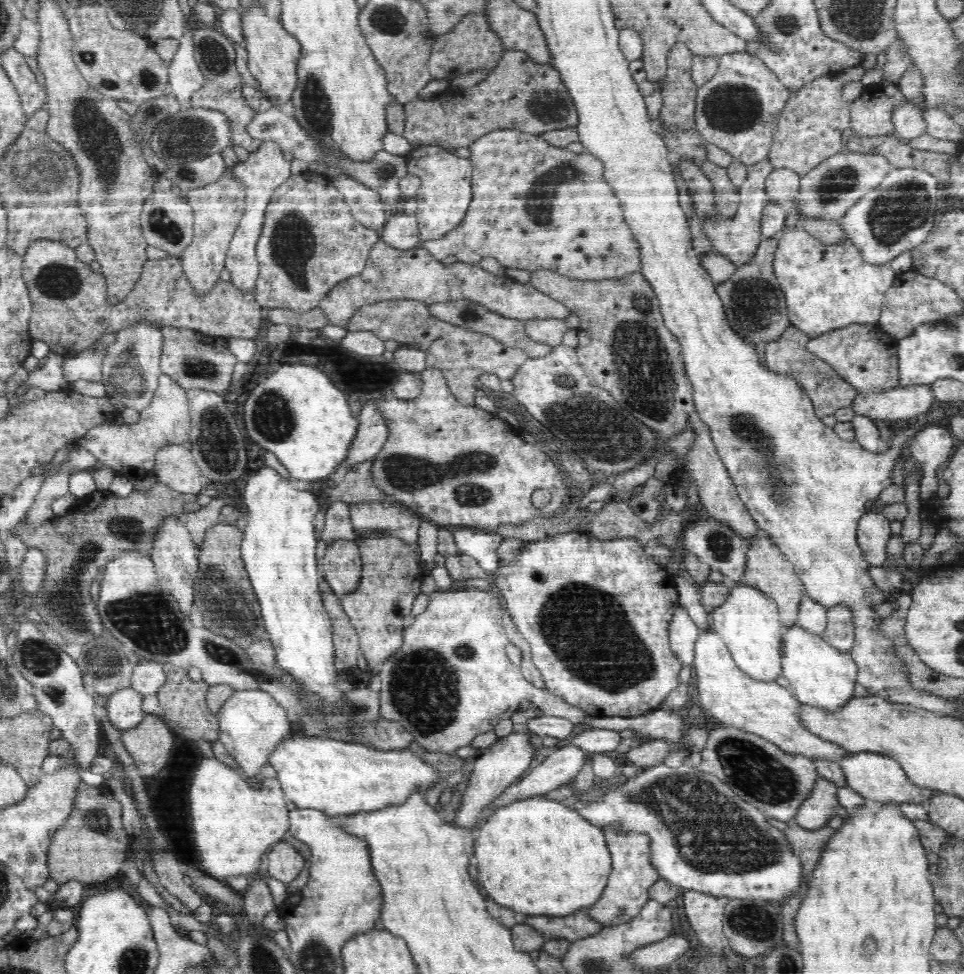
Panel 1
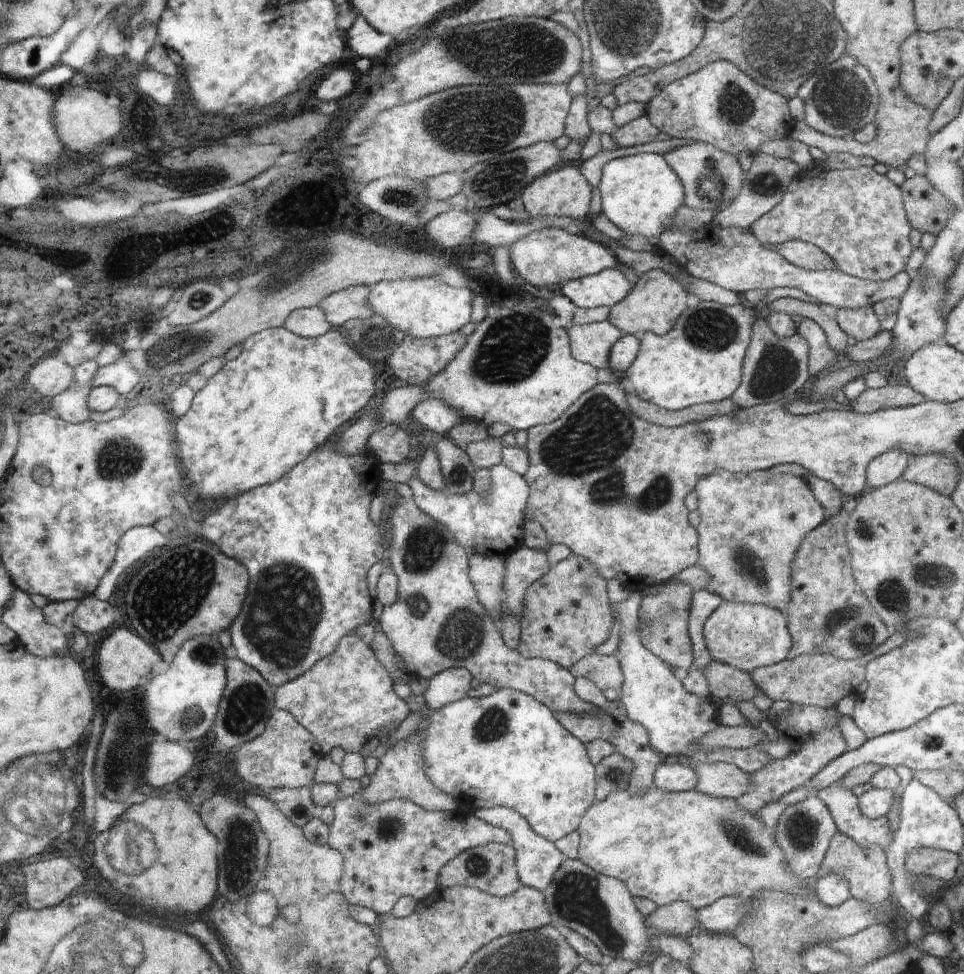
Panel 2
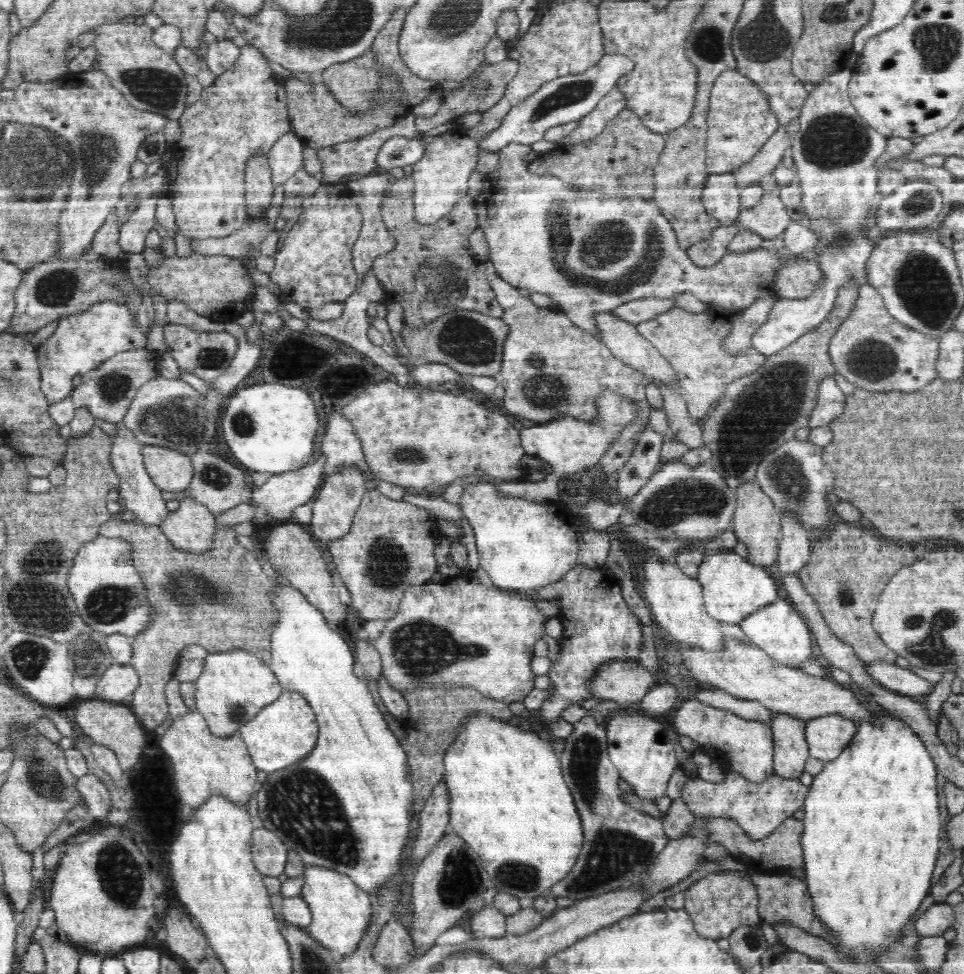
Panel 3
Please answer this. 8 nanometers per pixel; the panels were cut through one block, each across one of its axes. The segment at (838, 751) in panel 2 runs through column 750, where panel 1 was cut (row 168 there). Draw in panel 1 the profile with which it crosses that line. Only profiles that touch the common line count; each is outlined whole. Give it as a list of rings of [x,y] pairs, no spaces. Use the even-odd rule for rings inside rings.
[[[822,75],[792,92],[774,129],[774,144],[768,158],[772,167],[785,167],[802,176],[844,149],[846,127],[850,122],[848,103],[841,93],[845,83],[835,75]]]

